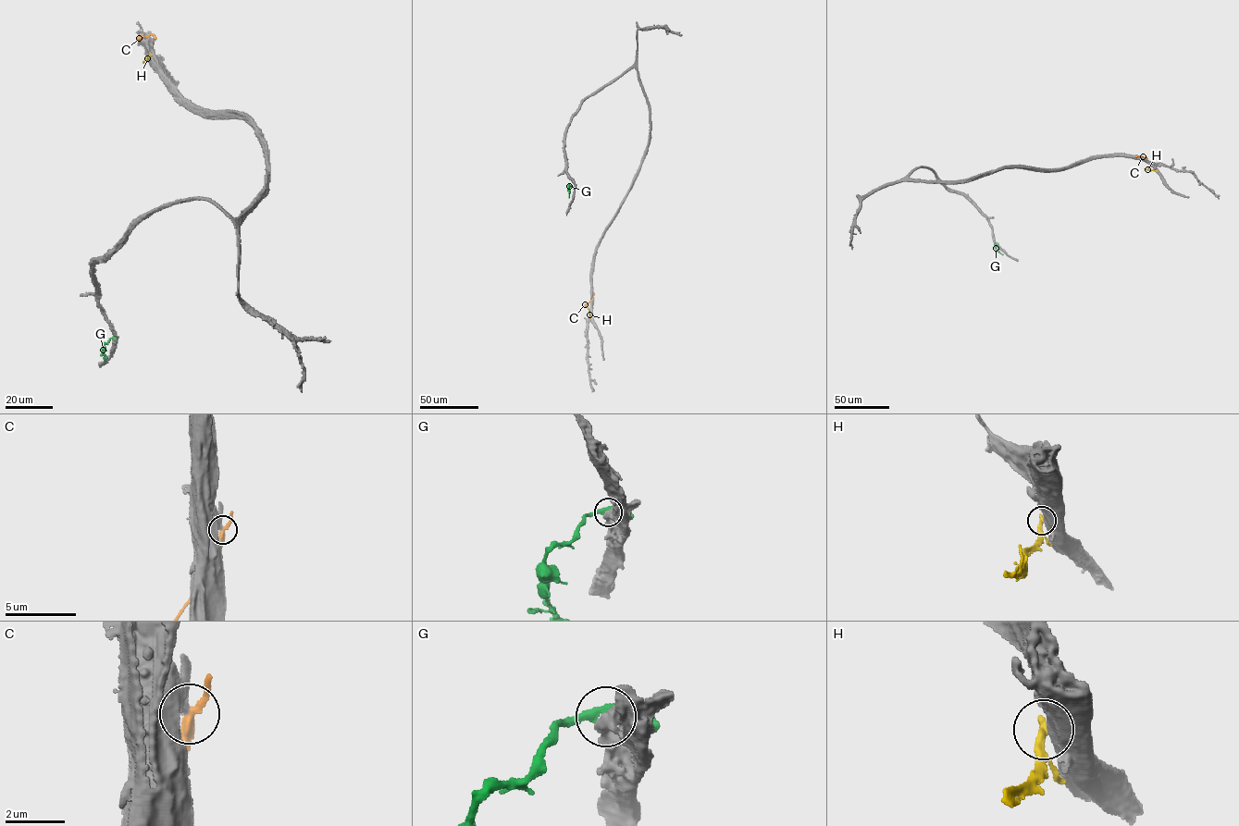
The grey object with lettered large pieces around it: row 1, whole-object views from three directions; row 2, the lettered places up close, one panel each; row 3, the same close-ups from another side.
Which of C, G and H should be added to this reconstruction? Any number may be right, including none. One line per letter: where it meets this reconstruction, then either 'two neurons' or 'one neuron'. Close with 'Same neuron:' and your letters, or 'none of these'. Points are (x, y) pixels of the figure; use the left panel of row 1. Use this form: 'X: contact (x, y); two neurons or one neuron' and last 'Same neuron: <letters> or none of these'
C: contact (154, 36); two neurons
G: contact (113, 338); two neurons
H: contact (150, 53); two neurons
Same neuron: none of these

